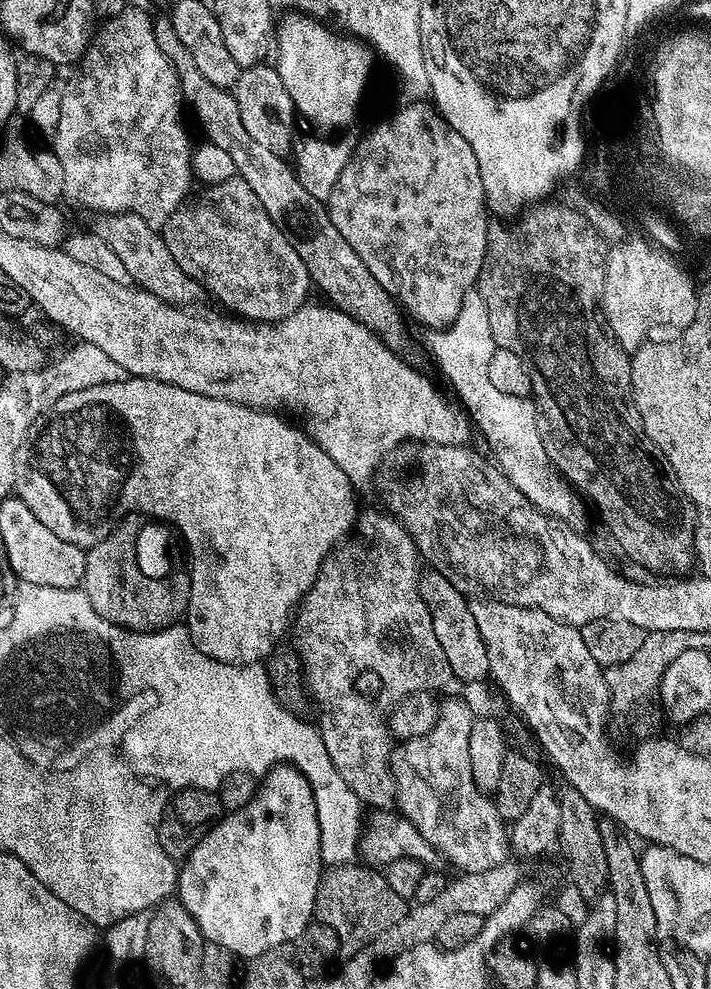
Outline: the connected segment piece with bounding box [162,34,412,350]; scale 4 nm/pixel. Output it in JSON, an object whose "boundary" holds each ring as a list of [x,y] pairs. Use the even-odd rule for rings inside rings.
{"boundary":[[[168,34],[162,43],[169,56],[172,57],[176,70],[180,74],[180,87],[184,90],[184,99],[190,112],[196,115],[200,128],[205,132],[207,143],[218,146],[234,158],[234,166],[240,178],[258,194],[262,206],[277,218],[283,218],[288,212],[288,220],[296,227],[295,235],[304,241],[296,244],[302,258],[309,281],[316,284],[328,295],[327,303],[340,309],[345,316],[352,316],[359,323],[365,324],[371,332],[375,332],[385,344],[393,349],[408,348],[412,340],[404,336],[404,320],[402,308],[391,292],[366,270],[366,262],[354,254],[354,246],[338,234],[328,216],[328,209],[323,203],[316,202],[317,197],[304,188],[304,182],[288,165],[285,157],[274,154],[262,146],[262,142],[254,142],[246,126],[242,126],[242,114],[238,114],[238,102],[231,91],[220,86],[213,86],[206,77],[198,71],[198,66],[186,54],[186,46],[178,42],[178,38]],[[401,316],[401,317],[400,317]],[[404,319],[404,320],[403,320]]]}

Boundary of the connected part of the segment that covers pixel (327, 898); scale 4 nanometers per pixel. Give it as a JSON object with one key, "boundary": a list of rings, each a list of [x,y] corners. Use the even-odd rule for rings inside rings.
{"boundary":[[[349,862],[329,867],[321,875],[320,885],[316,891],[315,919],[321,924],[330,926],[340,938],[340,952],[351,954],[362,950],[375,936],[380,936],[390,926],[397,924],[408,912],[409,905],[405,897],[400,896],[397,891],[386,882],[383,871],[372,866],[365,866],[360,862]]]}

